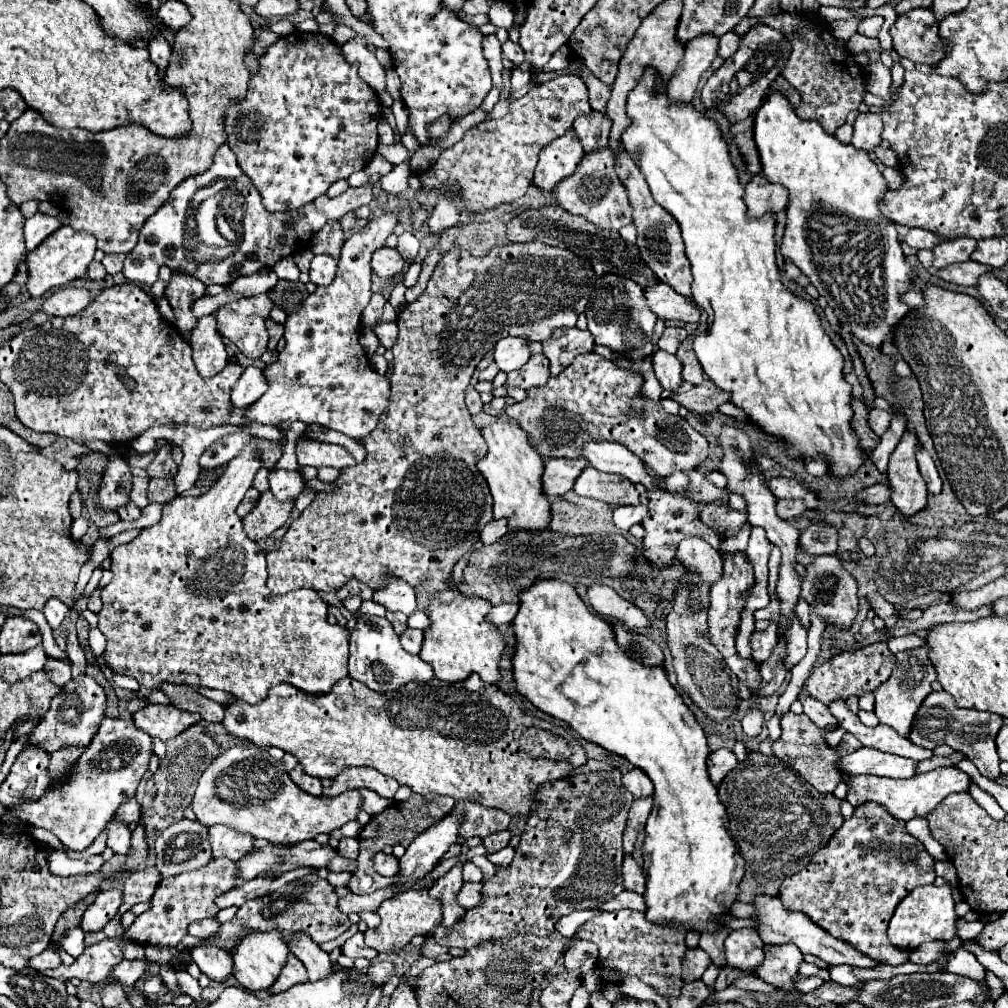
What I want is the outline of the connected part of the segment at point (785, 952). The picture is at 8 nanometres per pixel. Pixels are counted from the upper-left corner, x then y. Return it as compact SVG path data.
M792 944L784 946L768 946L766 948L766 962L756 970L760 978L764 978L768 984L778 988L790 988L794 986L796 978L800 976L800 964L804 962L804 954Z

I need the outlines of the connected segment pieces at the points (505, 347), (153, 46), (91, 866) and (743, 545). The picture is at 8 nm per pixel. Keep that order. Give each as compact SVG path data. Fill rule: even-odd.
M508 336L502 338L494 348L494 362L500 370L512 372L522 368L530 358L530 340Z
M160 33L149 39L150 59L160 70L165 70L168 67L171 53L172 48L170 44Z
M50 850L48 854L48 862L50 862L50 870L56 876L72 876L72 874L90 874L90 872L98 872L104 864L104 858L98 856L90 856L90 858L82 858L82 860L74 860L68 858L64 852L60 850Z
M747 521L746 524L744 524L744 528L742 528L734 538L729 538L726 542L721 543L719 549L720 555L744 552L748 545L751 529L752 525Z

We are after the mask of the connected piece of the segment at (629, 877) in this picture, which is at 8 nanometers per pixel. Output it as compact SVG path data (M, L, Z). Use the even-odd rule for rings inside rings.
M624 854L624 866L622 866L622 876L624 876L624 886L626 890L644 894L646 890L646 878L642 868L636 864L632 854Z

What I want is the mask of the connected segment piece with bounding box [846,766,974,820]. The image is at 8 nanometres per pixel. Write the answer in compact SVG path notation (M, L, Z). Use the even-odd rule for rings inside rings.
M956 766L936 768L936 770L926 772L926 774L916 774L916 776L908 778L908 780L878 778L878 776L872 776L872 774L852 776L852 778L848 780L848 796L846 796L846 800L848 800L852 806L860 806L860 804L864 804L866 800L872 800L872 802L884 804L884 806L888 808L888 812L890 812L894 818L910 820L910 818L916 818L916 816L928 816L932 810L936 810L936 806L938 806L948 794L968 792L972 782L974 782L972 776L968 776L966 772L962 772L962 770L956 768Z

